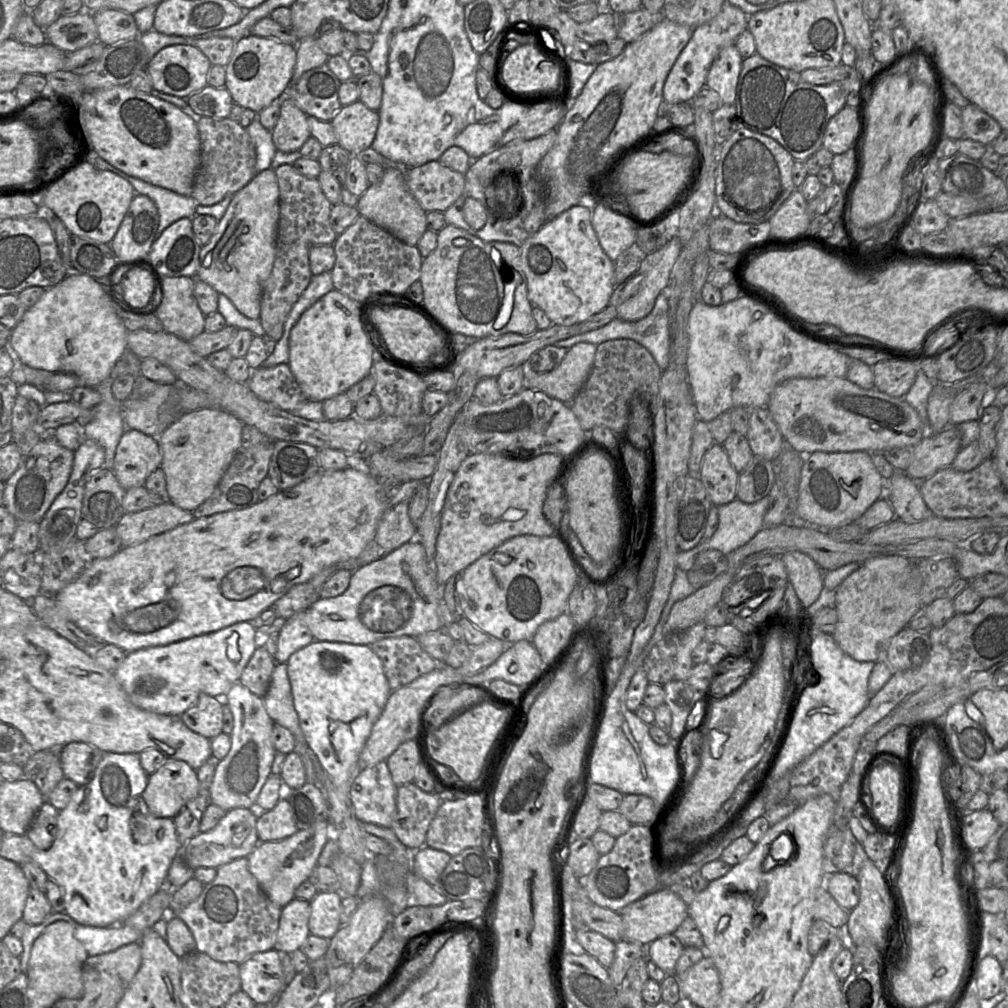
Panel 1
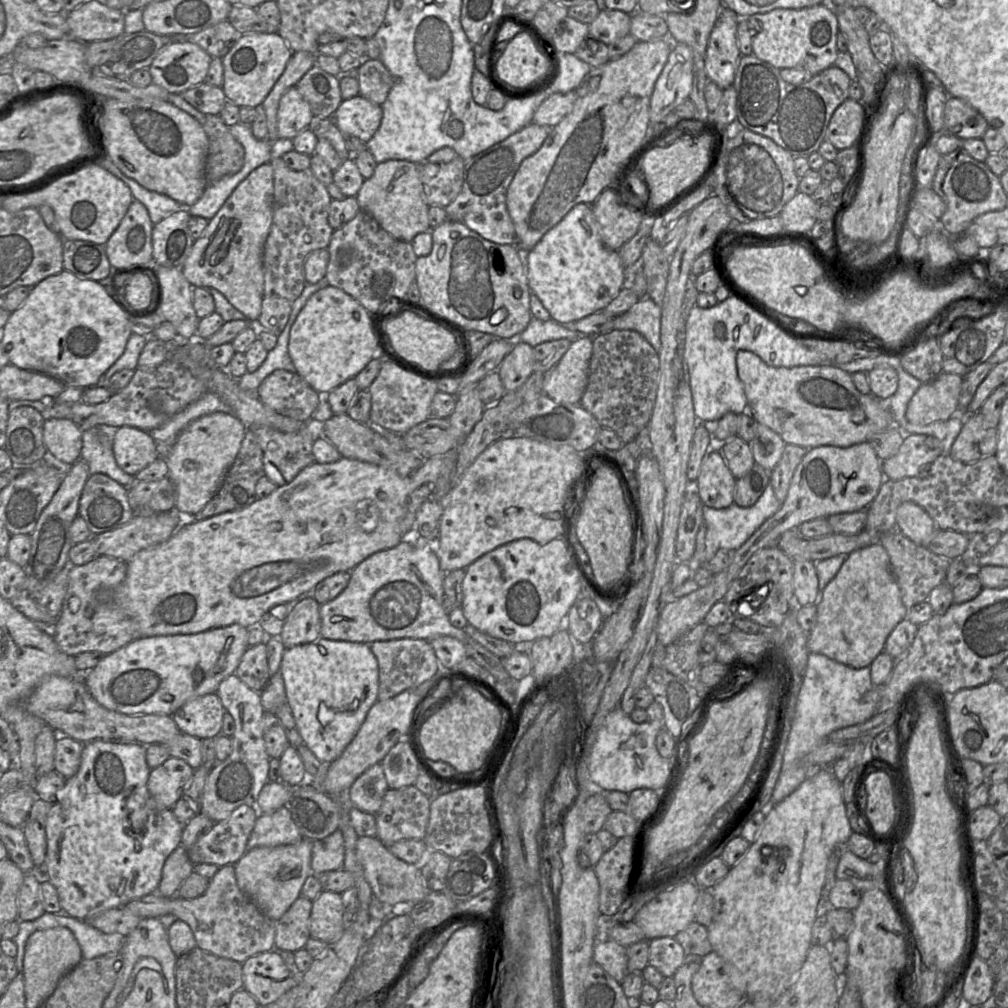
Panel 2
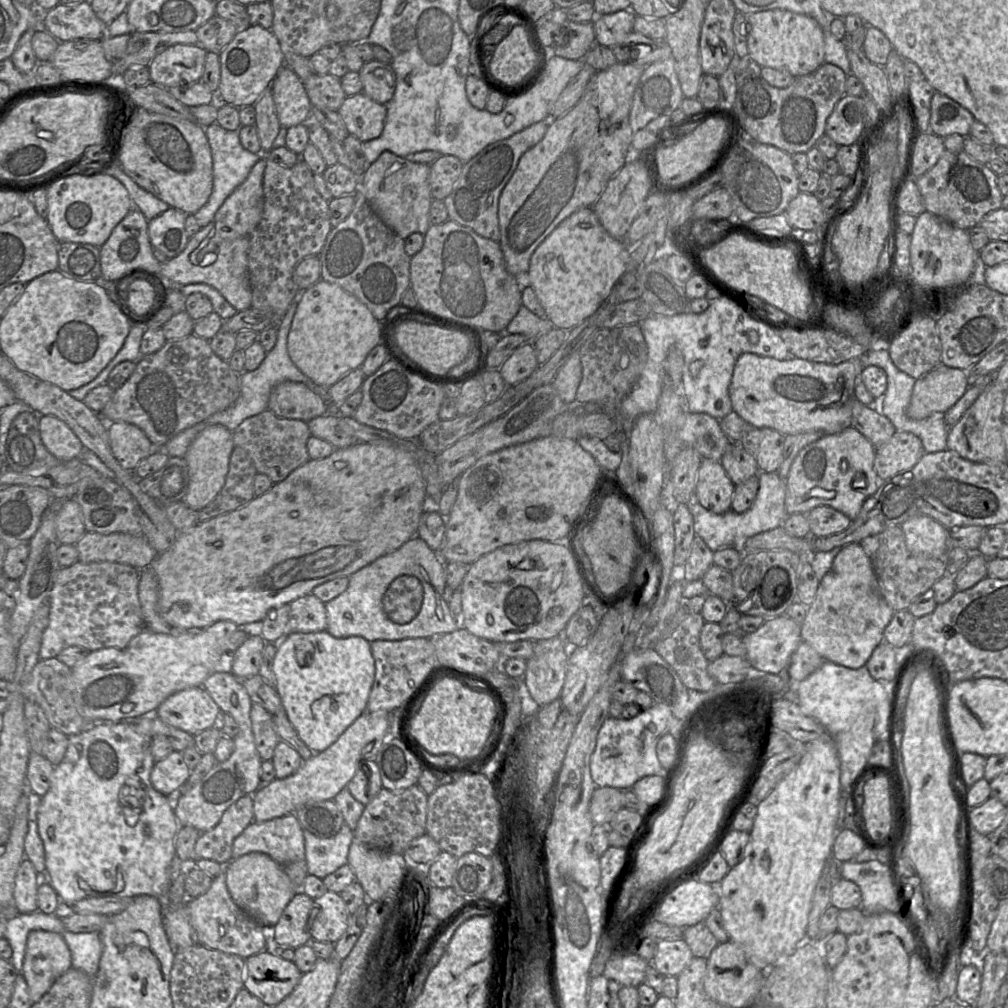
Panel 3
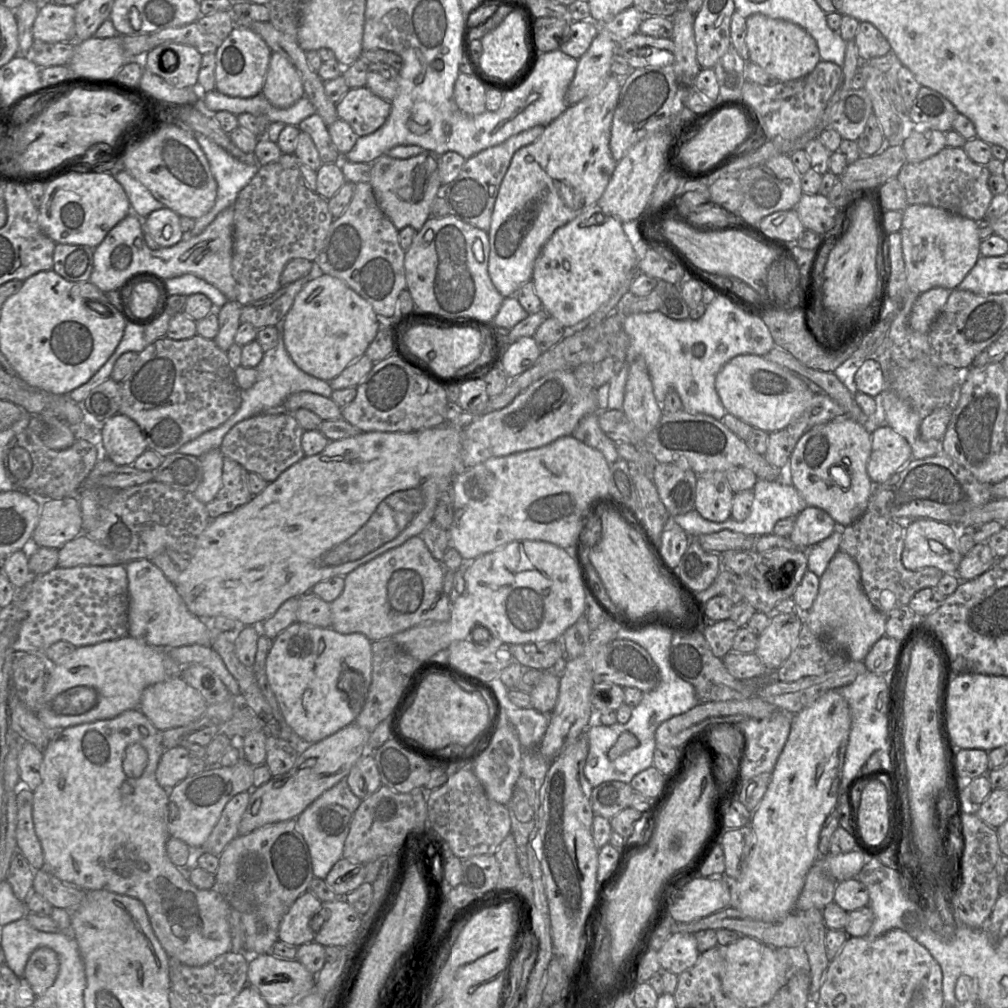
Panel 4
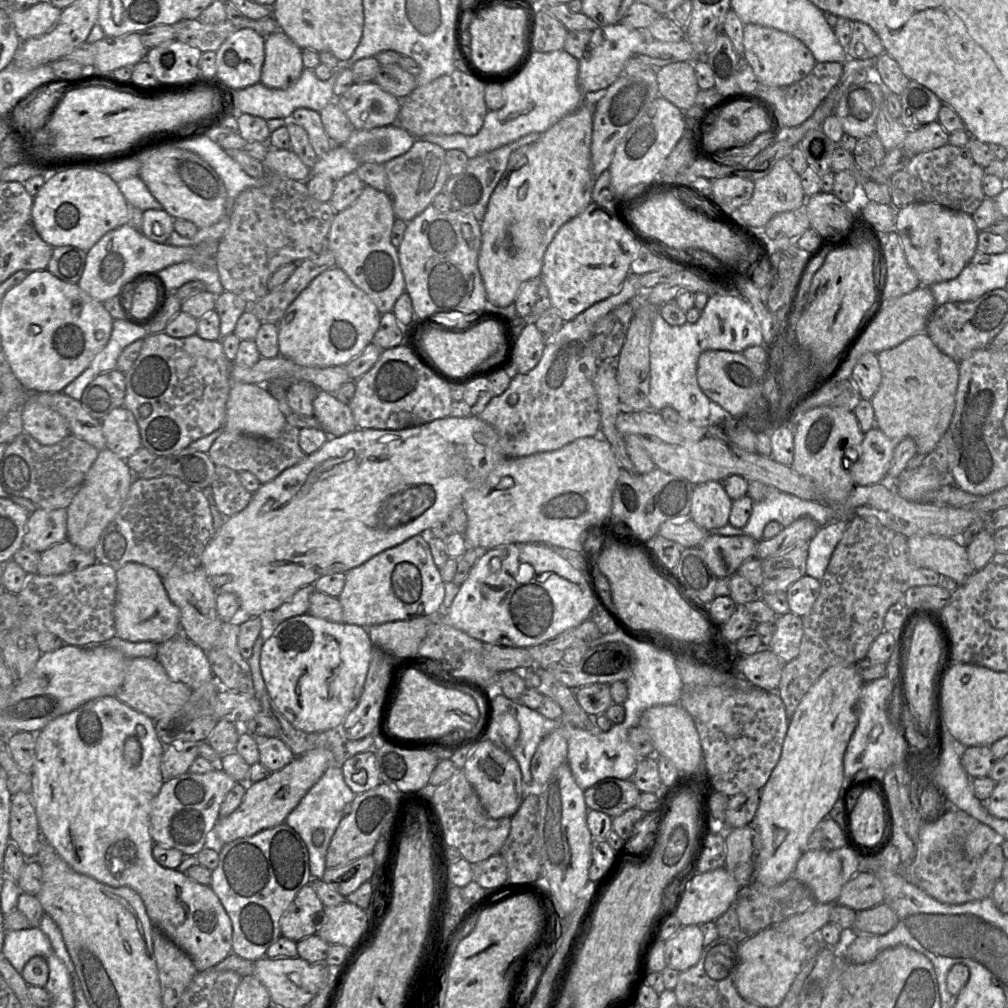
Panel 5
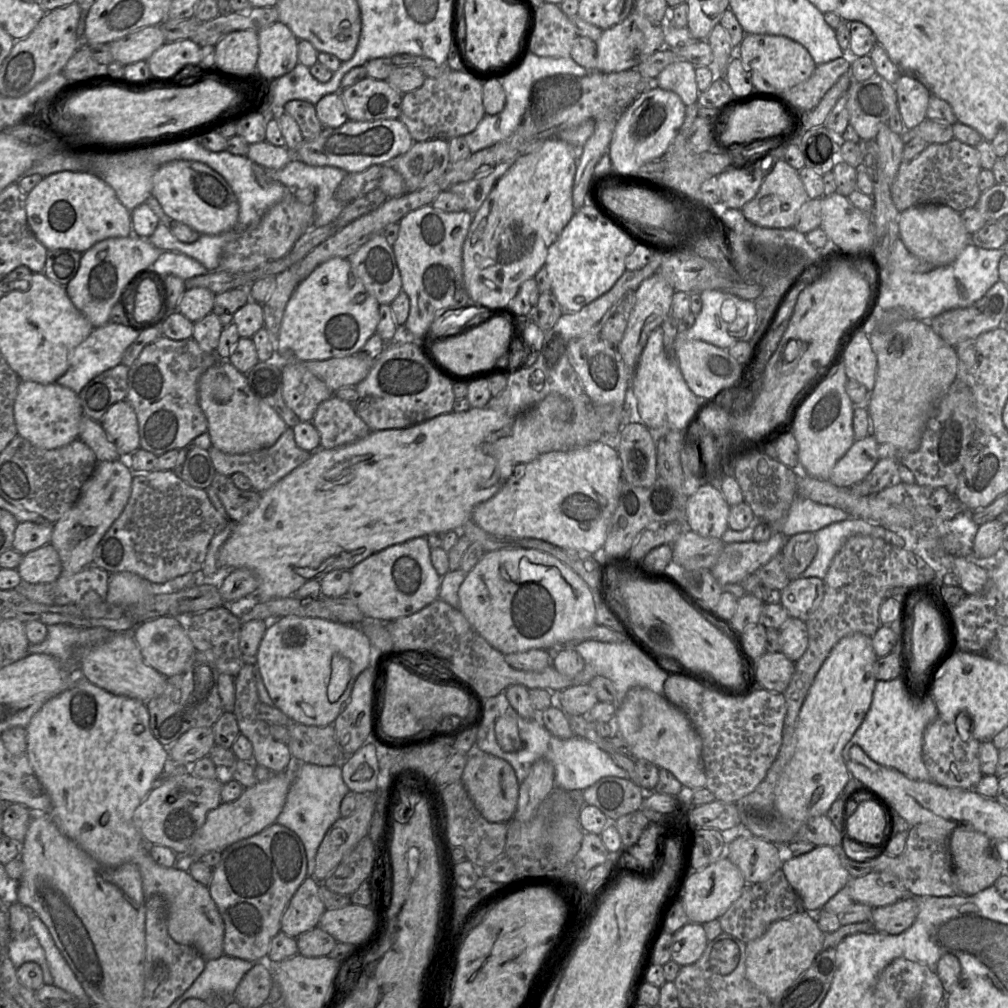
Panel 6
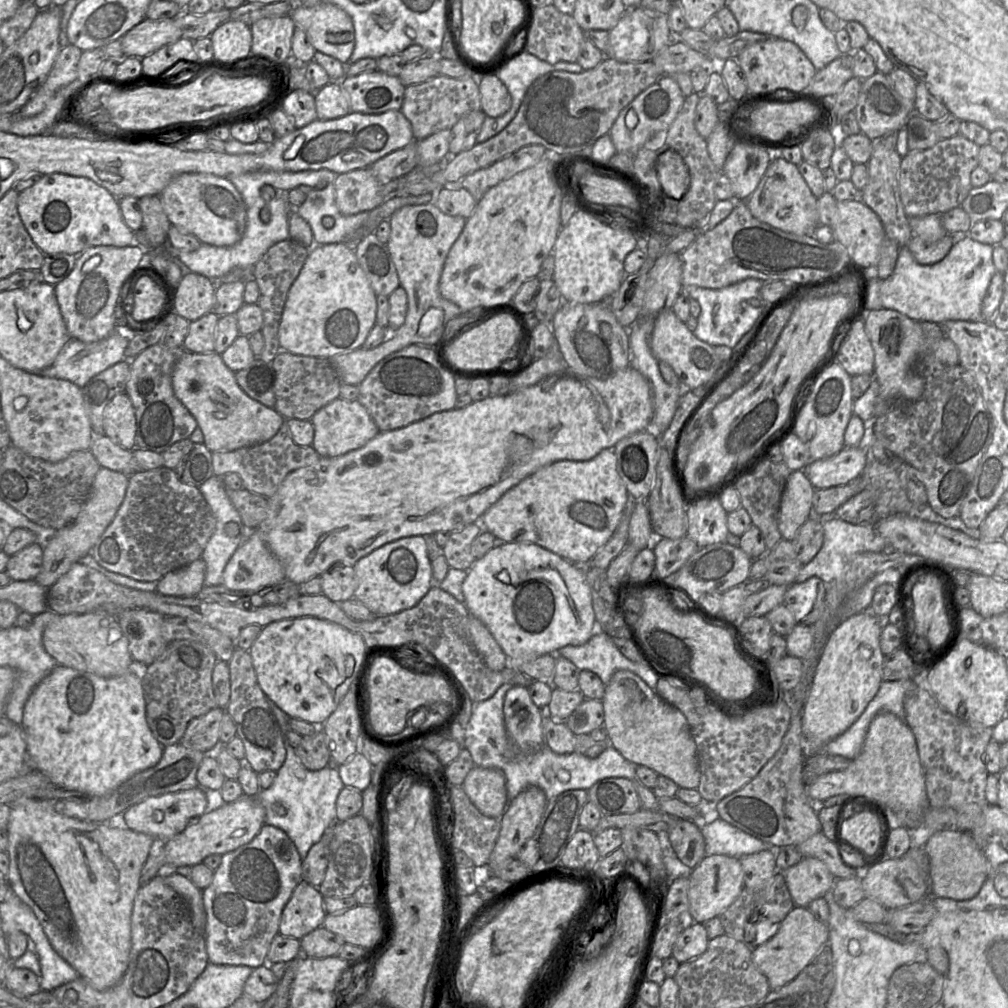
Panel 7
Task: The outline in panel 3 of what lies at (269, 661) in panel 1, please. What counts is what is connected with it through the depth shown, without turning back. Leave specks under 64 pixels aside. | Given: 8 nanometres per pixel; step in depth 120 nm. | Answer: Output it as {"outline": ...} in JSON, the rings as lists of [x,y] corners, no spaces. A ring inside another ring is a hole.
{"outline":[[[251,635],[235,651],[231,673],[243,680],[259,674],[263,651],[267,642],[261,635]]]}

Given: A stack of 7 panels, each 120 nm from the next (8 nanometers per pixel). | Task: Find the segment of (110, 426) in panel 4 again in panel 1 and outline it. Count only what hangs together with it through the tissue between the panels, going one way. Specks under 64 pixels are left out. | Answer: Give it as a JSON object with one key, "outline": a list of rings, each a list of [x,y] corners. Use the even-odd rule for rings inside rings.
{"outline":[[[126,429],[118,443],[112,471],[121,487],[128,490],[144,486],[147,477],[161,463],[158,438],[138,430]]]}

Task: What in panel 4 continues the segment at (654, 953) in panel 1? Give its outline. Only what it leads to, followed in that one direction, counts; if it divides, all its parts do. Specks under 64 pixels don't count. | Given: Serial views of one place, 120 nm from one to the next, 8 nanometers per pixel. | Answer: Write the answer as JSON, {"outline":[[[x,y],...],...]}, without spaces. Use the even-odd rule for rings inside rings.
{"outline":[[[673,932],[657,955],[662,971],[678,976],[694,966],[700,953],[694,934]]]}

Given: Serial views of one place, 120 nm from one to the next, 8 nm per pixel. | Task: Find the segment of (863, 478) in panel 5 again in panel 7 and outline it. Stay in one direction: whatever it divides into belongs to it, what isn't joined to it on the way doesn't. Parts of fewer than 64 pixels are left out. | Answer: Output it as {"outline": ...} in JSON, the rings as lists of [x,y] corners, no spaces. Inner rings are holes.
{"outline":[[[844,447],[837,454],[808,463],[802,470],[815,489],[850,483],[864,471],[870,453],[860,447]]]}

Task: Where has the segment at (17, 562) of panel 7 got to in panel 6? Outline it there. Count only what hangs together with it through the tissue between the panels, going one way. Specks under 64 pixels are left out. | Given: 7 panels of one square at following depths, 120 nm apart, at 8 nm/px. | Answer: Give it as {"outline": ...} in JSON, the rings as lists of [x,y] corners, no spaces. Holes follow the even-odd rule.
{"outline":[[[51,544],[23,555],[16,569],[24,583],[53,583],[61,574],[59,555]]]}

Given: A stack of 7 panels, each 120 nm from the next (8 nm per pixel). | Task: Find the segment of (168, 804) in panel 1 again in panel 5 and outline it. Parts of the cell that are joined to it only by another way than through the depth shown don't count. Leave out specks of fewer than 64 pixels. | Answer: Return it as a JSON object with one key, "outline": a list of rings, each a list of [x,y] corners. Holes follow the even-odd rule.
{"outline":[[[176,741],[166,746],[161,760],[164,782],[189,772],[191,764],[198,757],[198,749],[202,743],[205,742]]]}

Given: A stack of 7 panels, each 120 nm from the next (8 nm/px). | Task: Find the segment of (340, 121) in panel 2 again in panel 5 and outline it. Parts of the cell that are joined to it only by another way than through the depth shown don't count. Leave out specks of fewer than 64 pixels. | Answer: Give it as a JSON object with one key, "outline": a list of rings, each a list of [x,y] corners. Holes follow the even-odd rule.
{"outline":[[[373,82],[354,83],[336,99],[355,130],[397,124],[401,100]]]}

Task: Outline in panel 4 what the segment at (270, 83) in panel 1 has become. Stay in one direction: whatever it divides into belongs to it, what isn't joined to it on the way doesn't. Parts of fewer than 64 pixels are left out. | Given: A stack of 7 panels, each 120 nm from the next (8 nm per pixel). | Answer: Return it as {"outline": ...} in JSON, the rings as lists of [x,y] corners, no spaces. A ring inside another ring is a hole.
{"outline":[[[235,26],[215,52],[215,90],[229,97],[251,98],[262,92],[272,51],[252,30]]]}

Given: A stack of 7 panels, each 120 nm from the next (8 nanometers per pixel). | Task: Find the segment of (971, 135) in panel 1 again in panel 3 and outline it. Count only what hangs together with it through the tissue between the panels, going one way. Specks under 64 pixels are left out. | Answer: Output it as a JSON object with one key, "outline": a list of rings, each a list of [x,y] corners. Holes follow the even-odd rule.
{"outline":[[[936,91],[931,99],[930,132],[944,138],[951,134],[970,136],[970,127],[975,121],[966,108]]]}

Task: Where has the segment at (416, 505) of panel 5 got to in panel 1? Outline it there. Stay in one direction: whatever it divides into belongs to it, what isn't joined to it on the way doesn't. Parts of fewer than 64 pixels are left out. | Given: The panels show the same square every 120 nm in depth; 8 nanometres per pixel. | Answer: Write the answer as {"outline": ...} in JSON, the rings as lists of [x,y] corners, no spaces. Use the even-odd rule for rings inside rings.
{"outline":[[[352,466],[338,471],[319,471],[296,486],[279,491],[264,501],[258,501],[248,508],[229,510],[210,516],[194,518],[187,524],[153,536],[135,546],[123,547],[108,558],[89,559],[84,571],[70,584],[52,596],[57,612],[72,621],[84,632],[101,639],[105,643],[118,646],[126,653],[139,649],[167,645],[190,637],[214,632],[237,622],[251,621],[264,610],[273,606],[293,586],[305,583],[323,569],[355,559],[373,540],[379,521],[387,507],[390,493],[386,492],[371,474],[365,474]]]}

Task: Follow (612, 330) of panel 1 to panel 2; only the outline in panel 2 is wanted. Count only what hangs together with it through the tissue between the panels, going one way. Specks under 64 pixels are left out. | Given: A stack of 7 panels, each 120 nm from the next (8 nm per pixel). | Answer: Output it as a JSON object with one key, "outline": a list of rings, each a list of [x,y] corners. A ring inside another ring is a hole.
{"outline":[[[649,297],[641,298],[628,311],[613,319],[611,330],[634,330],[640,333],[659,353],[661,307]],[[535,317],[532,318],[526,327],[526,329],[517,337],[517,340],[529,344],[531,347],[536,345],[558,339],[568,339],[573,342],[580,338],[590,337],[594,338],[596,335],[586,335],[581,332],[572,330],[569,327],[570,324],[560,324],[550,319],[548,321],[542,321]]]}

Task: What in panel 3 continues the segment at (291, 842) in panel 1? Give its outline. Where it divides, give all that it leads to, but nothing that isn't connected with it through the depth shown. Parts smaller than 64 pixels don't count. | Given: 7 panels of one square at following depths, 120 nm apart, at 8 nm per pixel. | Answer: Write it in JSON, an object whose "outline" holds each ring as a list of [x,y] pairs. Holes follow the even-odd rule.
{"outline":[[[251,852],[231,860],[226,865],[225,873],[227,889],[234,903],[266,930],[276,925],[296,894],[295,885],[282,867],[261,852]]]}

